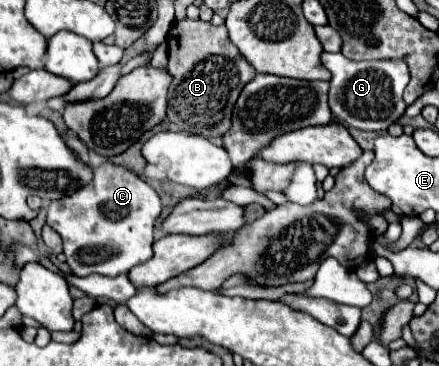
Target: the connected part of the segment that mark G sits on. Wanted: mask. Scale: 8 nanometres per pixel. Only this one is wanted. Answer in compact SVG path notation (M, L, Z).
M322 53L322 63L332 73L328 105L342 123L362 131L386 131L392 123L398 123L406 111L402 99L408 85L408 65L402 59L384 61L352 61L342 53Z

